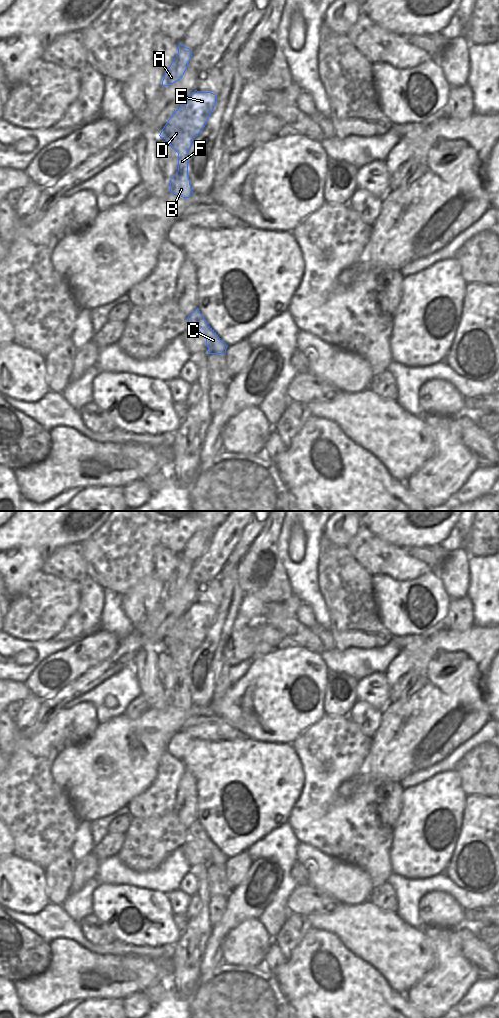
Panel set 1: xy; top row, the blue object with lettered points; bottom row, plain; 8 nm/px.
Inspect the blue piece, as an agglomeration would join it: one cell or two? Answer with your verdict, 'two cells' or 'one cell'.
two cells

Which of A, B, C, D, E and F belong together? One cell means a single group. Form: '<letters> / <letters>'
A B C D F / E

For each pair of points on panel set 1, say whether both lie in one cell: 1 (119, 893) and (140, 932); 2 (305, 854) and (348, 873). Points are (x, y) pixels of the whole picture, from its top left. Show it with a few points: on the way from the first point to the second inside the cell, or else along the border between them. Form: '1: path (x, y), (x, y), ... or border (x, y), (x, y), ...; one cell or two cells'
1: path (132, 901), (155, 922), (153, 923); one cell
2: path (316, 858), (331, 873), (337, 873); one cell

